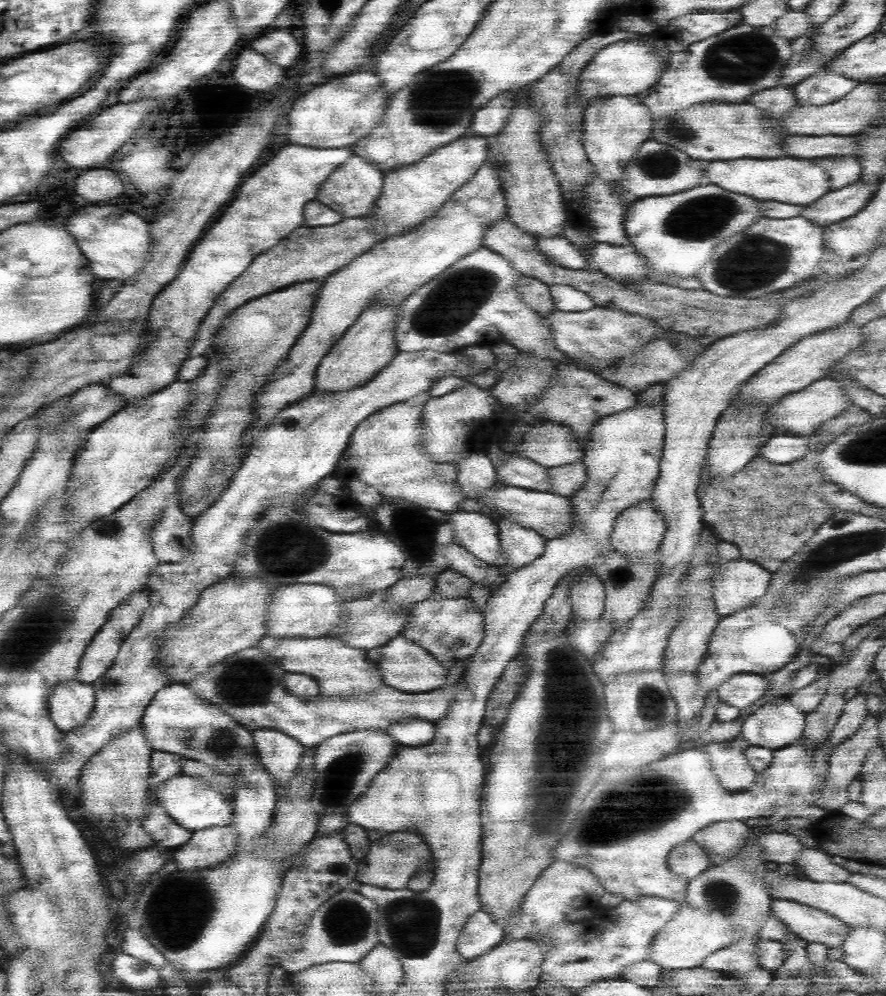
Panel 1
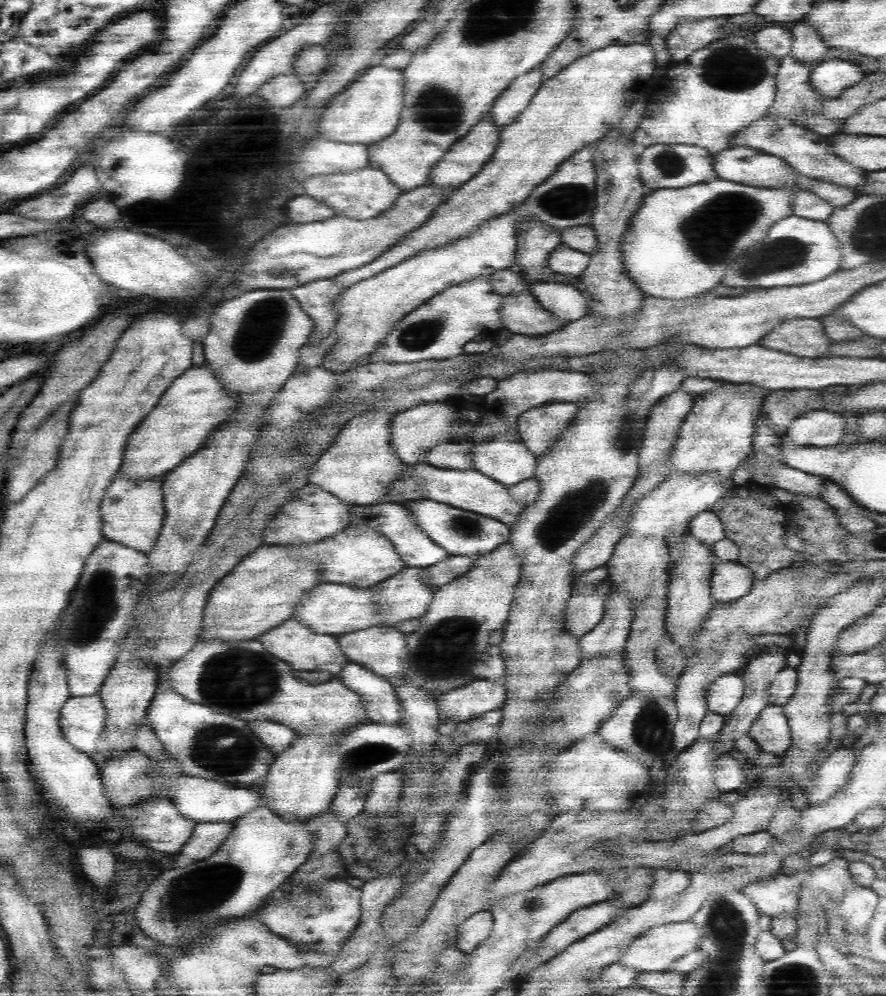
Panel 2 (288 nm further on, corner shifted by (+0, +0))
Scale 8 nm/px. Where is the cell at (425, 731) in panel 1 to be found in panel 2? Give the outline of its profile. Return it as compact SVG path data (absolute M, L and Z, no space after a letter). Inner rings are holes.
M348 662L348 666L336 676L340 676L344 686L348 686L350 690L354 690L362 698L366 698L366 714L372 722L392 724L392 726L400 724L402 706L400 706L400 702L396 702L394 696L390 696L394 692L394 688L386 678L382 678L382 676L374 674L372 670L368 670L366 666L354 664L354 662ZM380 696L390 698L390 700L380 702L378 700ZM372 698L376 698L376 700L372 702Z

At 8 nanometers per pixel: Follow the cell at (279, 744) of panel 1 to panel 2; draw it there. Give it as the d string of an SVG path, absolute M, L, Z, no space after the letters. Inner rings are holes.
M248 720L248 726L260 738L260 742L270 748L270 752L274 756L278 756L286 748L290 748L290 744L298 736L298 732L294 732L292 728L288 728L284 724L272 724L272 722L262 722L262 720Z

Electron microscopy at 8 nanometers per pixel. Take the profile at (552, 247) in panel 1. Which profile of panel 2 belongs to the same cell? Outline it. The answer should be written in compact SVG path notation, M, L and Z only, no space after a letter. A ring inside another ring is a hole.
M562 244L550 254L548 266L552 272L556 272L560 276L580 278L584 274L584 270L590 266L590 254L584 254L580 250L574 250L574 248Z

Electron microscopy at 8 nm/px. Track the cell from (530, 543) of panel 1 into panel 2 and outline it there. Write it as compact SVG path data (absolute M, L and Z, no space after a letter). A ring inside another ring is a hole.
M502 544L494 552L484 554L476 560L474 568L466 572L456 582L450 582L448 586L442 586L434 594L434 602L430 604L428 612L422 616L422 624L406 636L406 646L410 646L410 658L406 658L406 682L428 692L448 692L458 690L460 686L468 686L470 682L476 682L478 678L472 674L472 668L478 660L478 650L486 650L486 638L494 634L494 630L504 630L512 604L516 602L516 590L522 582L522 556L514 552L514 546Z

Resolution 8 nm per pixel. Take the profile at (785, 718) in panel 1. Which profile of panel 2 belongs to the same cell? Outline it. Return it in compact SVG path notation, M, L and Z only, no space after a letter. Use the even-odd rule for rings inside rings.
M768 706L760 710L760 716L754 720L750 732L748 732L758 746L764 750L764 754L784 754L792 742L792 730L788 716L784 714L782 706Z

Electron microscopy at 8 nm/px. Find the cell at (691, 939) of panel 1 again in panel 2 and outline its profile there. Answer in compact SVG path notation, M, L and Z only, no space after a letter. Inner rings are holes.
M676 922L676 924L654 926L648 932L644 932L642 936L634 938L632 944L626 950L622 950L622 958L618 960L618 964L636 968L642 974L644 972L666 972L666 966L670 962L674 962L682 954L698 948L700 936L704 936L704 932L700 932L692 922Z

